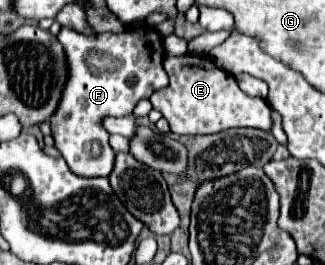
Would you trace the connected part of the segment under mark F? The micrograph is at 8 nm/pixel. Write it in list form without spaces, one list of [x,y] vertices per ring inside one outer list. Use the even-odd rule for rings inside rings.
[[[128,25],[126,33],[98,33],[98,35],[82,35],[70,27],[62,27],[58,33],[58,41],[66,49],[68,57],[68,83],[64,87],[60,105],[50,119],[56,149],[62,153],[72,173],[80,177],[108,177],[114,169],[112,147],[108,145],[108,133],[100,129],[100,117],[124,117],[132,115],[132,109],[142,97],[150,97],[156,89],[164,89],[170,81],[162,69],[162,37],[156,29],[132,27]],[[88,51],[100,51],[120,59],[120,65],[114,71],[102,71],[98,75],[86,63]],[[92,143],[100,143],[100,155],[90,153]]]

